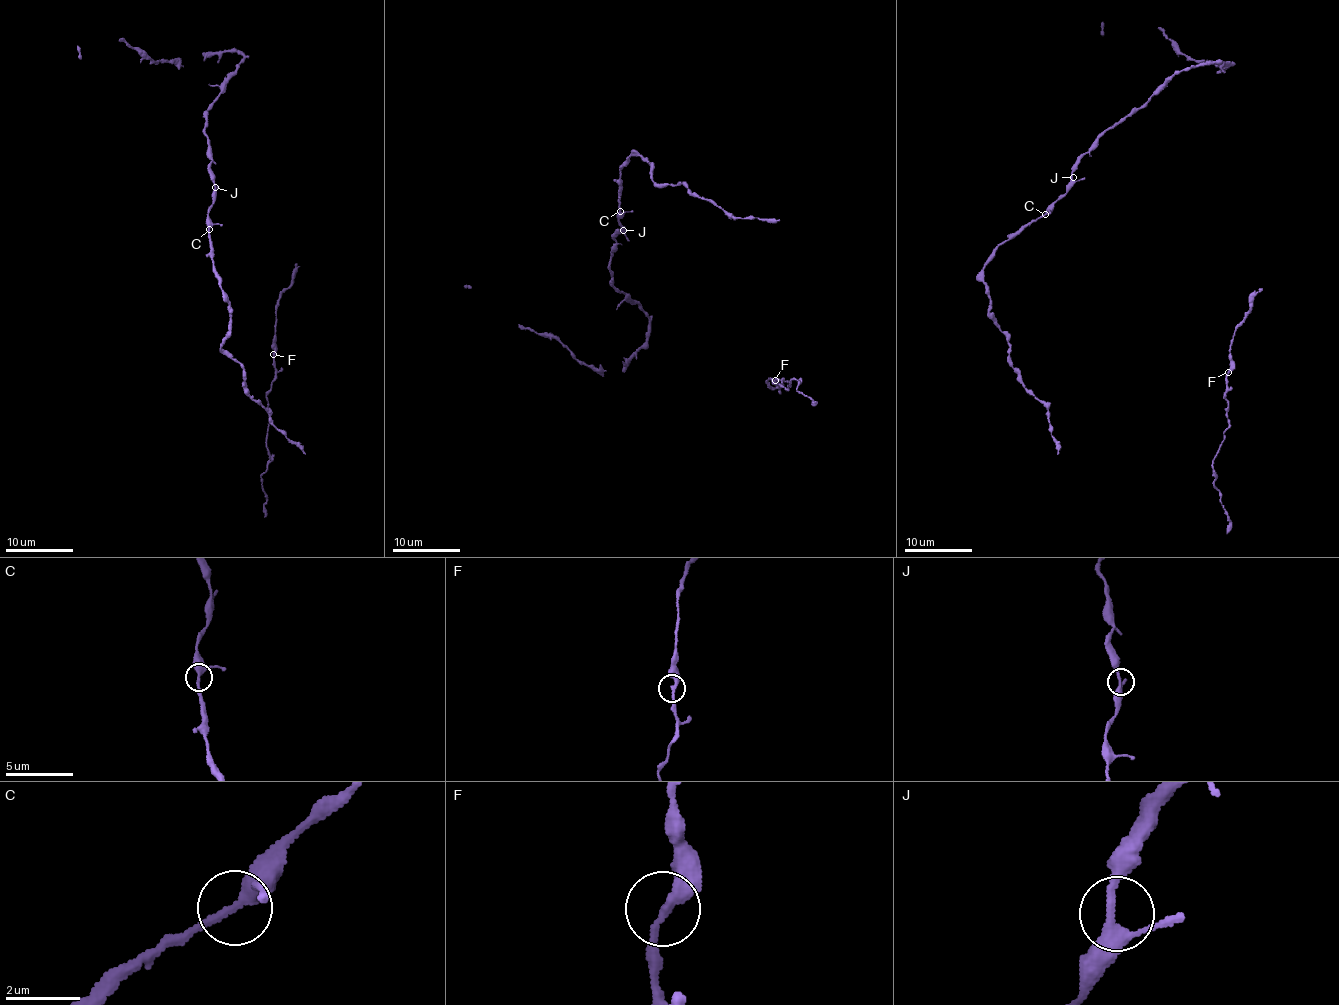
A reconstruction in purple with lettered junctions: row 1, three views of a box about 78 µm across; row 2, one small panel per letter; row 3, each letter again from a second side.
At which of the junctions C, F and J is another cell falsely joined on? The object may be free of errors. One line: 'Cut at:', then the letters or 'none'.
Cut at: none

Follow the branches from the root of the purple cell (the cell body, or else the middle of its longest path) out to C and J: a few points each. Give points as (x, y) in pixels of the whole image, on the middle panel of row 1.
C: (633, 156), (629, 157), (620, 173), (620, 211)
J: (633, 156), (622, 167), (619, 177), (620, 203), (616, 217), (623, 230)

